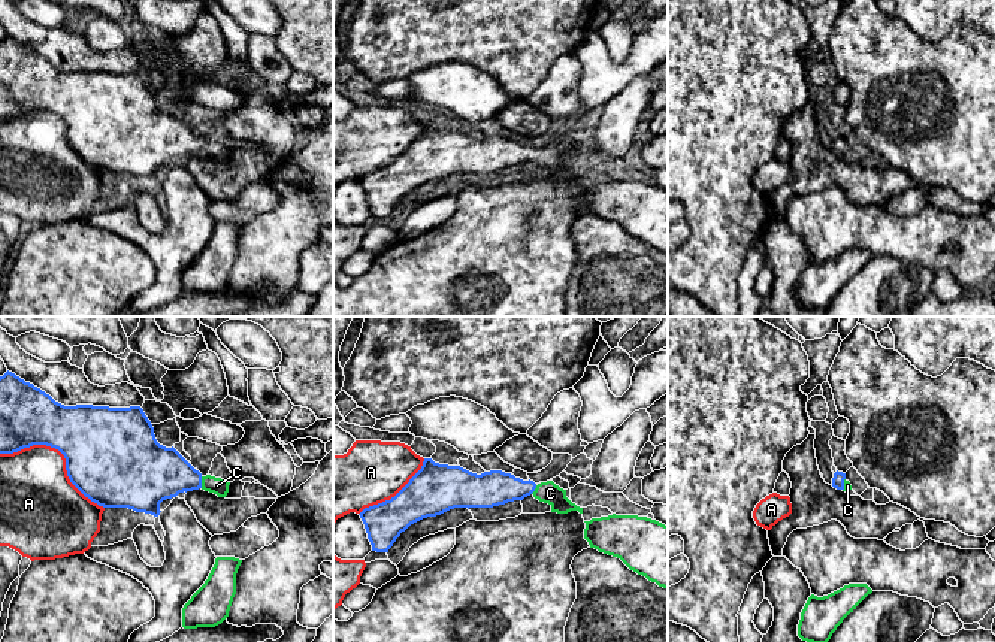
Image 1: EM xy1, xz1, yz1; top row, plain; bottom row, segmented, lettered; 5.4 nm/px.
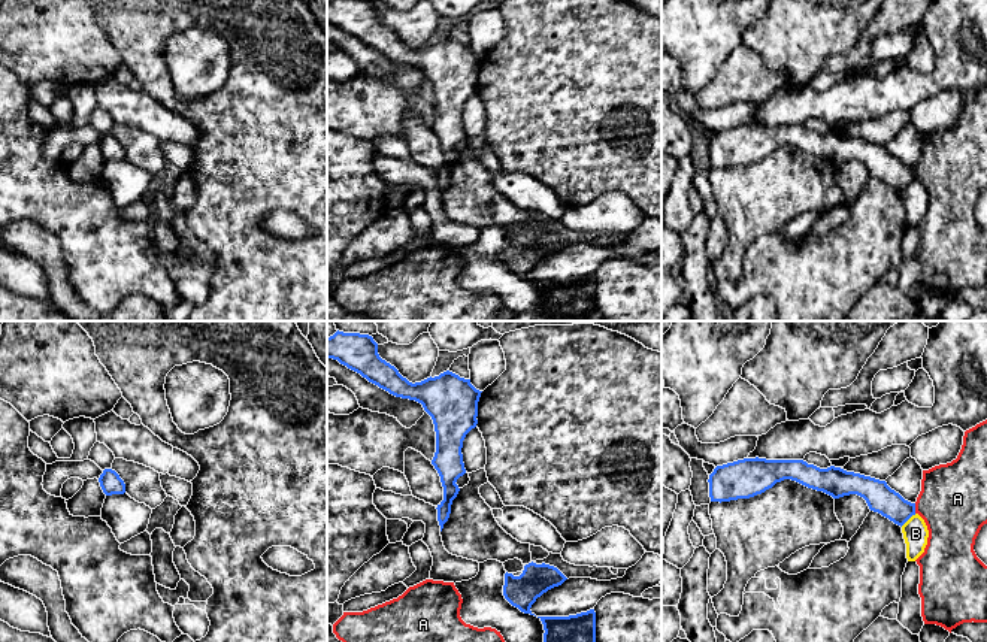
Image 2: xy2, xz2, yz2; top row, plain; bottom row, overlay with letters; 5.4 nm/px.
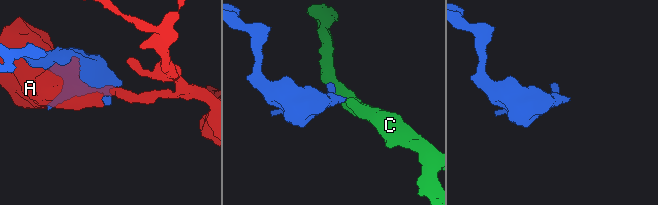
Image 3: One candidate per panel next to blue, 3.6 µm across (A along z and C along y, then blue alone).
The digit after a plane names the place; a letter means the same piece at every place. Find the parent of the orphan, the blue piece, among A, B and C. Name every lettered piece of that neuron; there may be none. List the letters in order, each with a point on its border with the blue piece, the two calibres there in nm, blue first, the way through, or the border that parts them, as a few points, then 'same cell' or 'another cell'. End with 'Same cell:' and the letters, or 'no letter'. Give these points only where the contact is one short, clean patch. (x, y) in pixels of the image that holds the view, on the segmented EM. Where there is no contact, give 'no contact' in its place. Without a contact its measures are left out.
A: meets blue in xy1 at (62, 453); 480 nm thick on the blue side, 380 nm on the other; another cell
B: meets blue in yz2 at (908, 518); 160 nm thick on the blue side, 140 nm on the other; border along yz2 (916, 514), (901, 526); another cell
C: meets blue in xy1 at (200, 482); 300 nm thick on the blue side, 90 nm on the other; runs through xy1 (156, 472), (180, 475), (200, 482), (217, 485); same cell
Same cell: C

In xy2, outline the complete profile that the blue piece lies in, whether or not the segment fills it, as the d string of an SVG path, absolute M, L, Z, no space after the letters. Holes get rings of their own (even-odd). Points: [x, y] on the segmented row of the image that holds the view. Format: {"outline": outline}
{"outline": "M105 469L99 478L100 487L106 496L124 494L125 484L119 475L112 469Z"}

